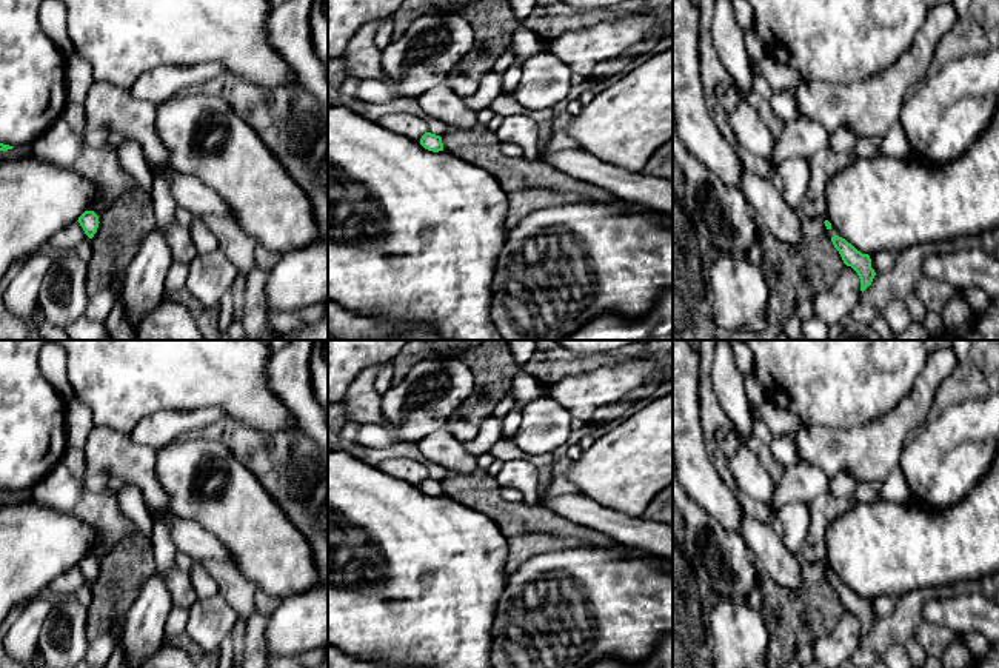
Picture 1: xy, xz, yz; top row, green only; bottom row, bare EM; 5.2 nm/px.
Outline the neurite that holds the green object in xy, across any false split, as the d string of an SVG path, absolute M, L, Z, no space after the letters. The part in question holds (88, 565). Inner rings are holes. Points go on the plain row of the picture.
M85 556L79 565L80 571L83 573L85 579L92 583L99 573L99 560L94 556Z

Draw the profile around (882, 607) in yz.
M882 596L874 599L873 600L874 617L876 619L887 617L896 608L897 599L899 597L896 596Z

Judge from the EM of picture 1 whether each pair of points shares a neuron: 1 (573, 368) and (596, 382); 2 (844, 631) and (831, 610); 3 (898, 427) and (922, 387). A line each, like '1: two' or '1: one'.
1: two
2: two
3: one

